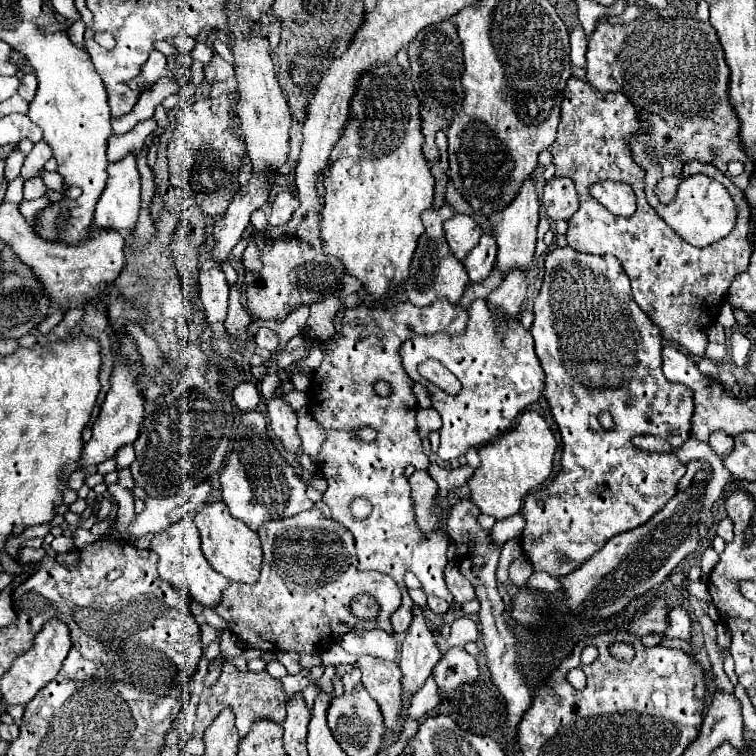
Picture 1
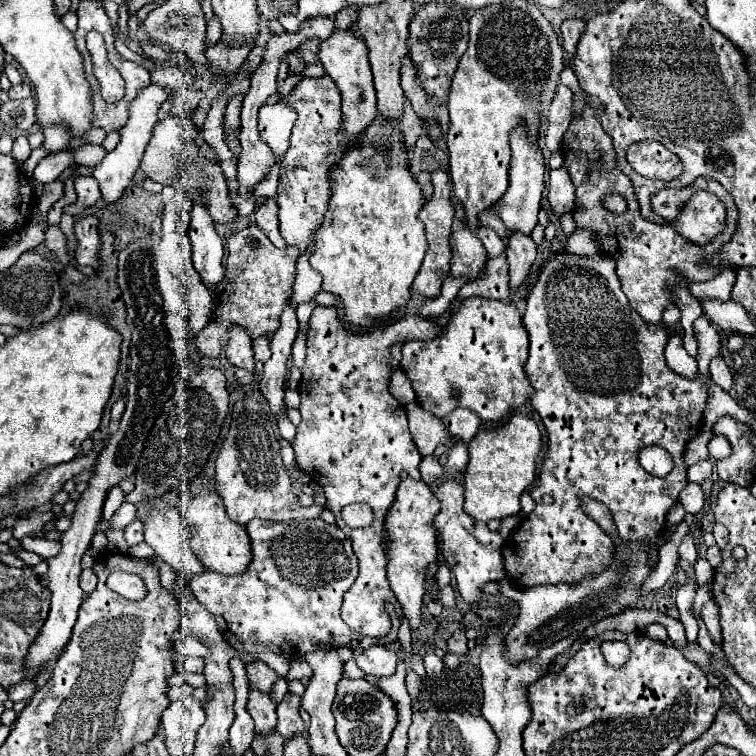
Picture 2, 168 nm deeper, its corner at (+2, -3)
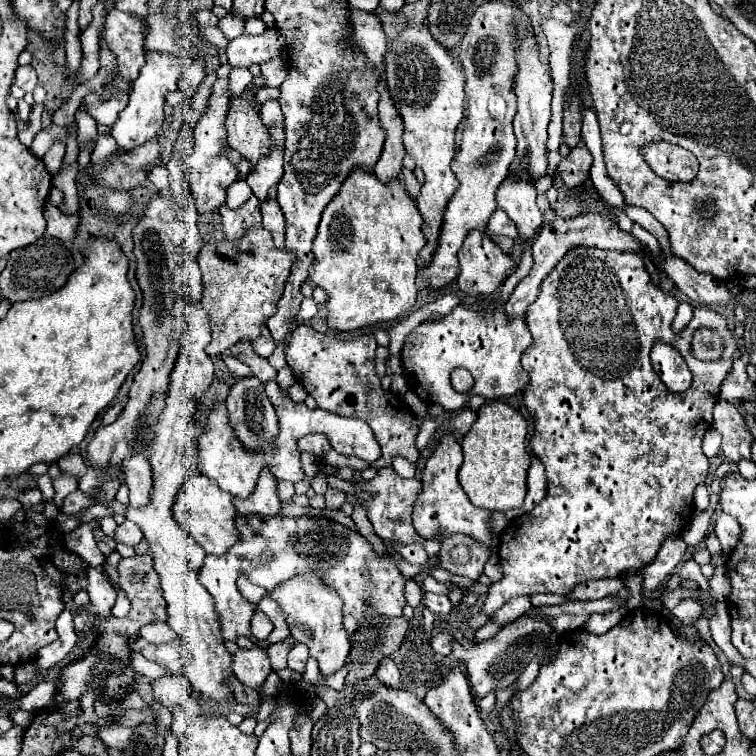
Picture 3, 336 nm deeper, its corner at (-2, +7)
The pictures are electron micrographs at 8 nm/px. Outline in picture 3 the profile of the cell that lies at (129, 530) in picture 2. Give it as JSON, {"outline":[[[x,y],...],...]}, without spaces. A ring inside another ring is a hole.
{"outline":[[[126,520],[124,524],[120,524],[120,526],[116,528],[116,540],[124,542],[124,544],[128,544],[128,546],[136,546],[142,538],[144,538],[142,530],[140,530],[134,522],[130,522],[130,520]]]}

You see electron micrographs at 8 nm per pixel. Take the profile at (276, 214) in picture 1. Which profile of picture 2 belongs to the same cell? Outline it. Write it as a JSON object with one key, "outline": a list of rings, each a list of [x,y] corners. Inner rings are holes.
{"outline":[[[264,200],[264,204],[260,204],[254,212],[256,224],[258,228],[272,240],[272,244],[276,248],[284,248],[284,238],[280,236],[278,224],[276,224],[276,202],[274,200]]]}

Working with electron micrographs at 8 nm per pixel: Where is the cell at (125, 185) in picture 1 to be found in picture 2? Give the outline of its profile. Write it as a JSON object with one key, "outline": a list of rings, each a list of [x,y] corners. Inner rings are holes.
{"outline":[[[148,84],[138,92],[138,96],[128,106],[128,122],[120,128],[120,144],[112,152],[108,152],[102,158],[102,162],[96,164],[96,168],[94,168],[94,178],[100,182],[100,190],[102,190],[102,196],[106,202],[116,202],[124,194],[126,186],[132,182],[132,176],[134,176],[136,168],[140,166],[142,154],[152,136],[152,128],[158,122],[158,110],[164,100],[168,100],[166,90],[158,84]]]}

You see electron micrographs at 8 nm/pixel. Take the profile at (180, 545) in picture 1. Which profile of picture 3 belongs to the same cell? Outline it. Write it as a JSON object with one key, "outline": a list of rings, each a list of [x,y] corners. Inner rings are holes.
{"outline":[[[132,456],[130,460],[124,462],[124,474],[126,474],[126,484],[130,488],[130,506],[132,508],[144,508],[150,502],[152,496],[152,468],[146,456]]]}

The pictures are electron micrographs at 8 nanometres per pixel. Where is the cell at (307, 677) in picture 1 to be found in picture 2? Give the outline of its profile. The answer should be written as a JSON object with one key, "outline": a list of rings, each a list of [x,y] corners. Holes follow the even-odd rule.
{"outline":[[[286,694],[284,700],[278,704],[276,712],[278,712],[278,724],[276,724],[276,730],[286,738],[294,738],[294,736],[302,736],[306,734],[306,724],[304,720],[300,718],[300,698],[298,696],[292,696],[292,694]]]}

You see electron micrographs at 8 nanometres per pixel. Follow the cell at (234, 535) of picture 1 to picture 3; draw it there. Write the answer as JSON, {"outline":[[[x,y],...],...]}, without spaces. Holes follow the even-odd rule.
{"outline":[[[192,476],[184,482],[184,486],[178,492],[176,504],[174,504],[174,516],[178,524],[204,548],[206,554],[220,556],[230,550],[236,542],[240,542],[240,532],[236,530],[236,508],[232,504],[232,494],[226,490],[220,490],[216,482],[212,482],[206,476]]]}

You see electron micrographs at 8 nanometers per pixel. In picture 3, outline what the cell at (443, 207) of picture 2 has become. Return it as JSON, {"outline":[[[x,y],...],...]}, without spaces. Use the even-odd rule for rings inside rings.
{"outline":[[[408,26],[400,32],[396,40],[388,44],[388,52],[384,56],[384,74],[388,80],[392,100],[406,124],[406,152],[416,160],[416,166],[420,166],[426,174],[420,196],[416,198],[416,206],[424,218],[422,232],[428,238],[426,246],[420,250],[420,268],[426,268],[438,248],[444,210],[452,194],[460,186],[456,174],[450,168],[450,162],[456,154],[456,128],[464,114],[464,76],[460,62],[432,38],[426,26]]]}

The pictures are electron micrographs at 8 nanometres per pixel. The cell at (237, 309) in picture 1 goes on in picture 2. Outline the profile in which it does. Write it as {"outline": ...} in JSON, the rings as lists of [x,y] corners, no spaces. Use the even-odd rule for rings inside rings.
{"outline":[[[238,326],[230,328],[230,340],[224,348],[224,354],[228,362],[236,368],[244,368],[248,372],[254,372],[254,354],[252,354],[252,338]]]}

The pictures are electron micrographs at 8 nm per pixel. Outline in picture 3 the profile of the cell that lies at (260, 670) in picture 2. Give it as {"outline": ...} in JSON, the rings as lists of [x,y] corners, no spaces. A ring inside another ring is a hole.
{"outline":[[[288,638],[284,642],[278,642],[278,644],[272,644],[266,652],[270,656],[270,664],[272,664],[272,670],[282,670],[286,668],[286,656],[288,656],[288,650],[292,648],[294,644],[294,638]]]}

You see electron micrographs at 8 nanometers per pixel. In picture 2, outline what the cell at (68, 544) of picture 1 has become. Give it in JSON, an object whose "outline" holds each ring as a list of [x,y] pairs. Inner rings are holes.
{"outline":[[[24,538],[24,540],[22,540],[22,546],[24,546],[26,550],[30,550],[30,552],[36,552],[36,554],[42,556],[44,560],[56,556],[56,552],[60,550],[60,544],[58,544],[58,542],[46,540],[46,538]]]}

